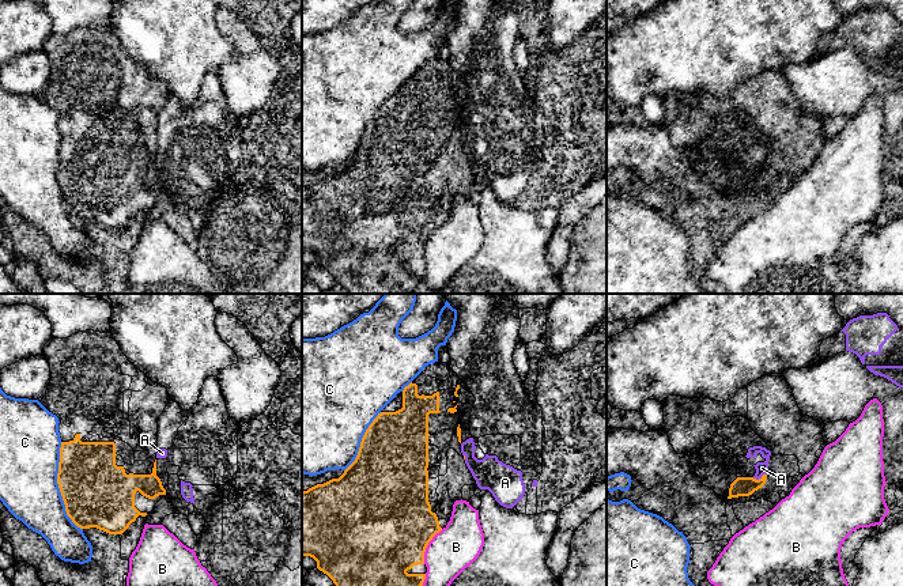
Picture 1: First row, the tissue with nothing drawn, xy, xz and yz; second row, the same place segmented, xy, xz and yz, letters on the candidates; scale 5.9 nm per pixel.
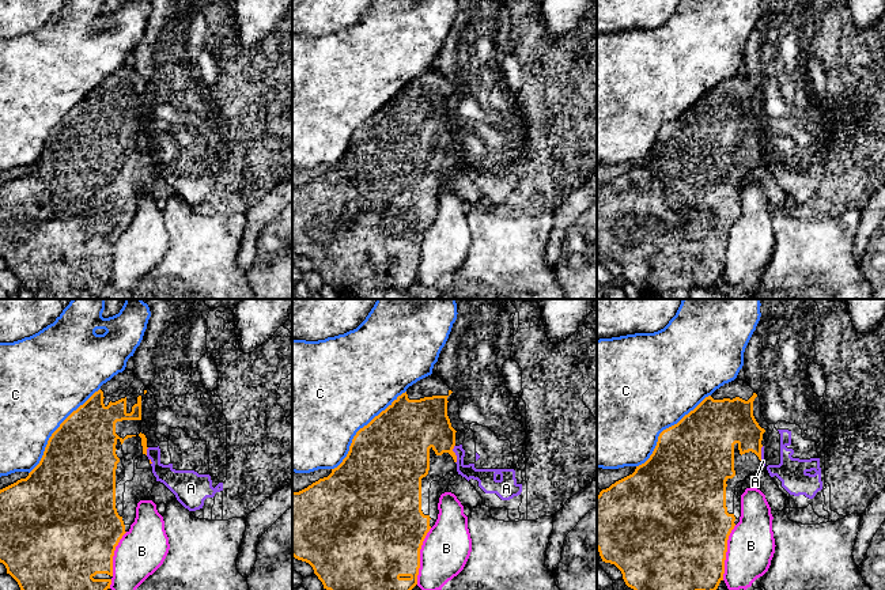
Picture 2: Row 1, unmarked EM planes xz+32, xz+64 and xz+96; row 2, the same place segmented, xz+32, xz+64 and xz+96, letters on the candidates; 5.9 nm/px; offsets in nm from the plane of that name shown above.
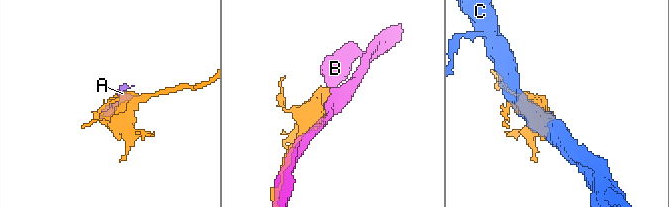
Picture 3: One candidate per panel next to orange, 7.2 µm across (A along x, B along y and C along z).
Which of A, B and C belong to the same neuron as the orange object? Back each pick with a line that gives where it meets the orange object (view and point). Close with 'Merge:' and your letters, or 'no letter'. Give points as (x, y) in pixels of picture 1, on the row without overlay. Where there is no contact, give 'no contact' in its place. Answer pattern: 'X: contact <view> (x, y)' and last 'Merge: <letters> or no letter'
Merge: no letter

